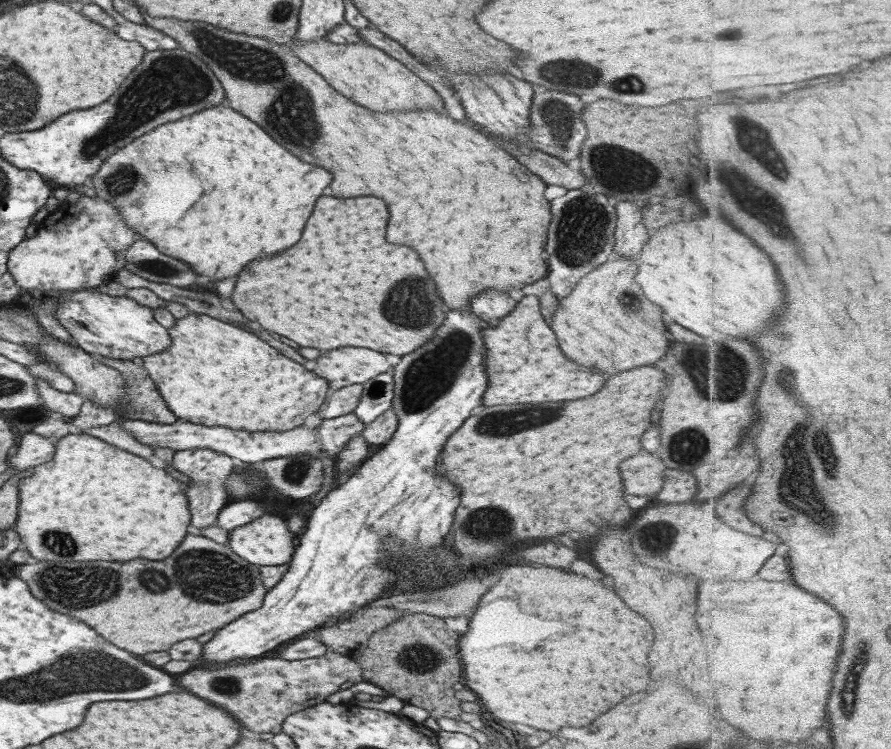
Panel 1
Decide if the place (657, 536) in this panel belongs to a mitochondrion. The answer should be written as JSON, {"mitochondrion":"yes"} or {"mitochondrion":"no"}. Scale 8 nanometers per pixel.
{"mitochondrion":"yes"}

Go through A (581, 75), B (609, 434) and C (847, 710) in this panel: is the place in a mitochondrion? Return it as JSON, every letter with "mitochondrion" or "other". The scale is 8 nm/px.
{"A":"mitochondrion","B":"other","C":"mitochondrion"}

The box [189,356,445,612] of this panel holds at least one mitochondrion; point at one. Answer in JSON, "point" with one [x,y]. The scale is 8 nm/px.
{"point":[295,472]}

